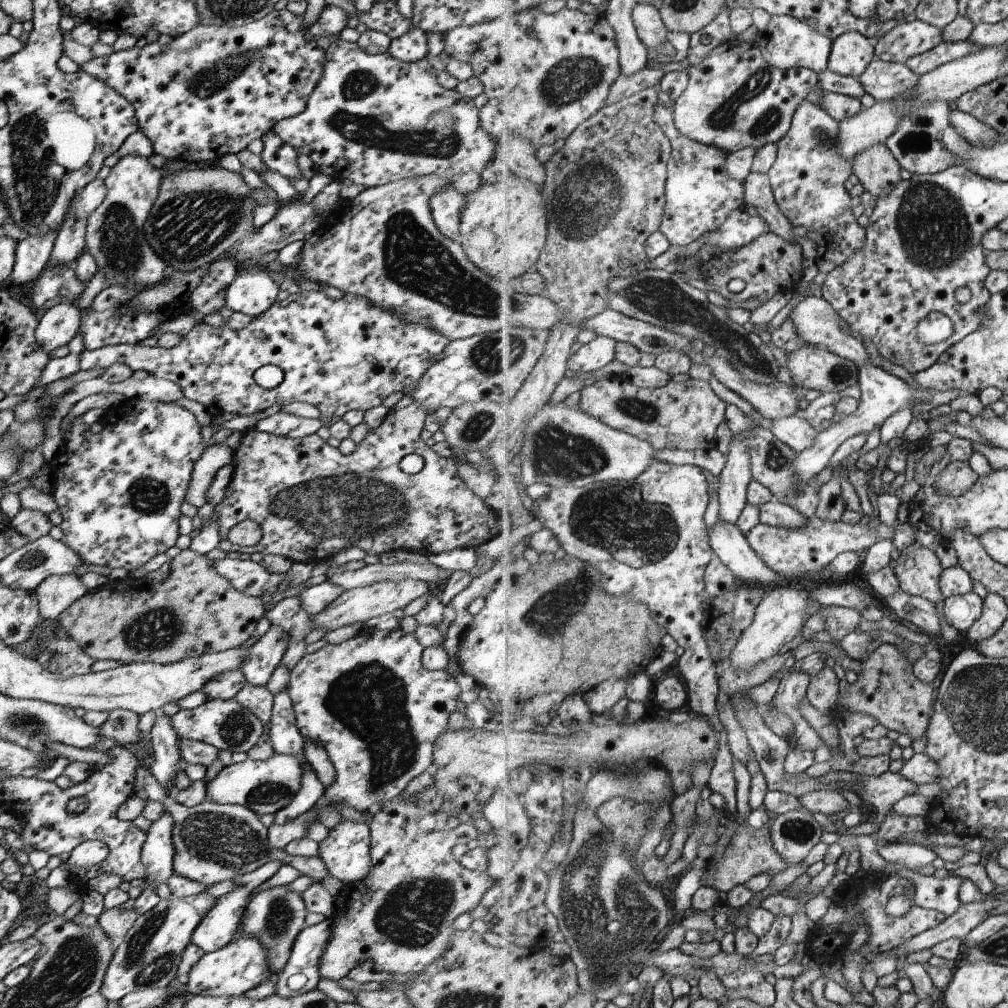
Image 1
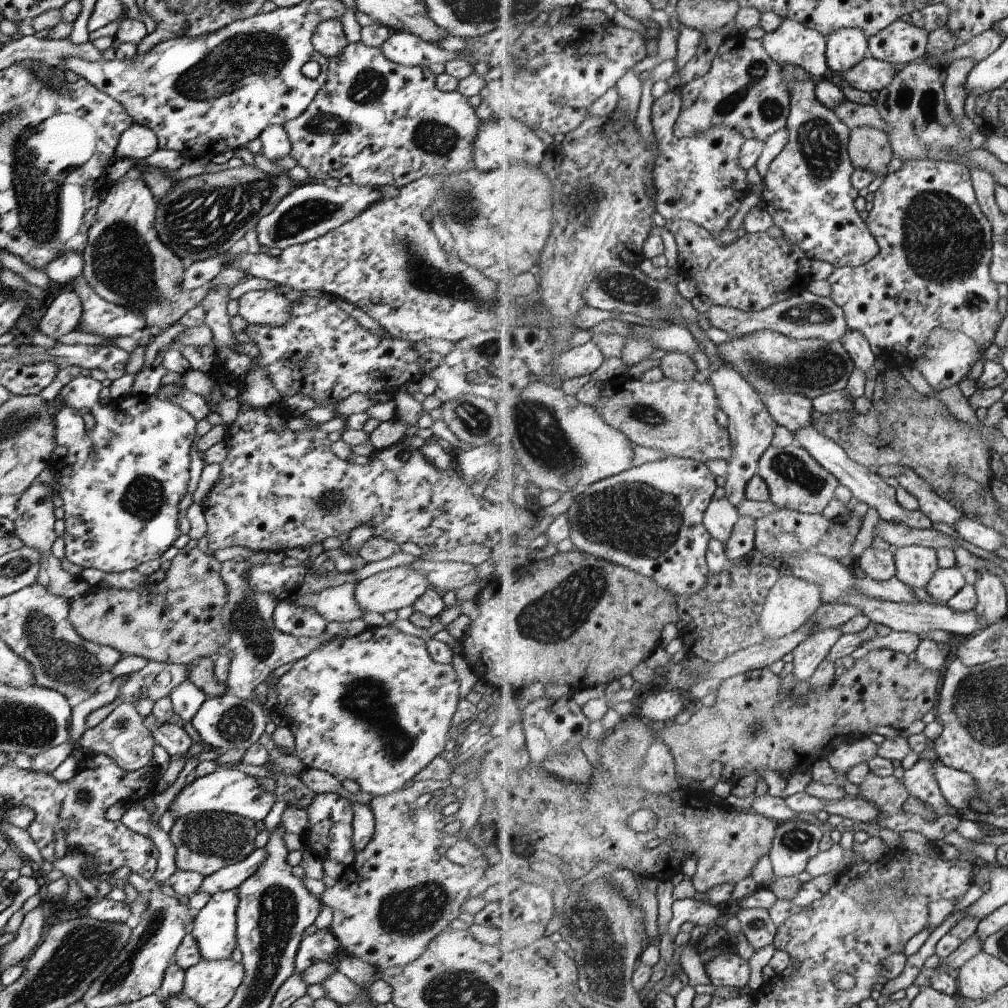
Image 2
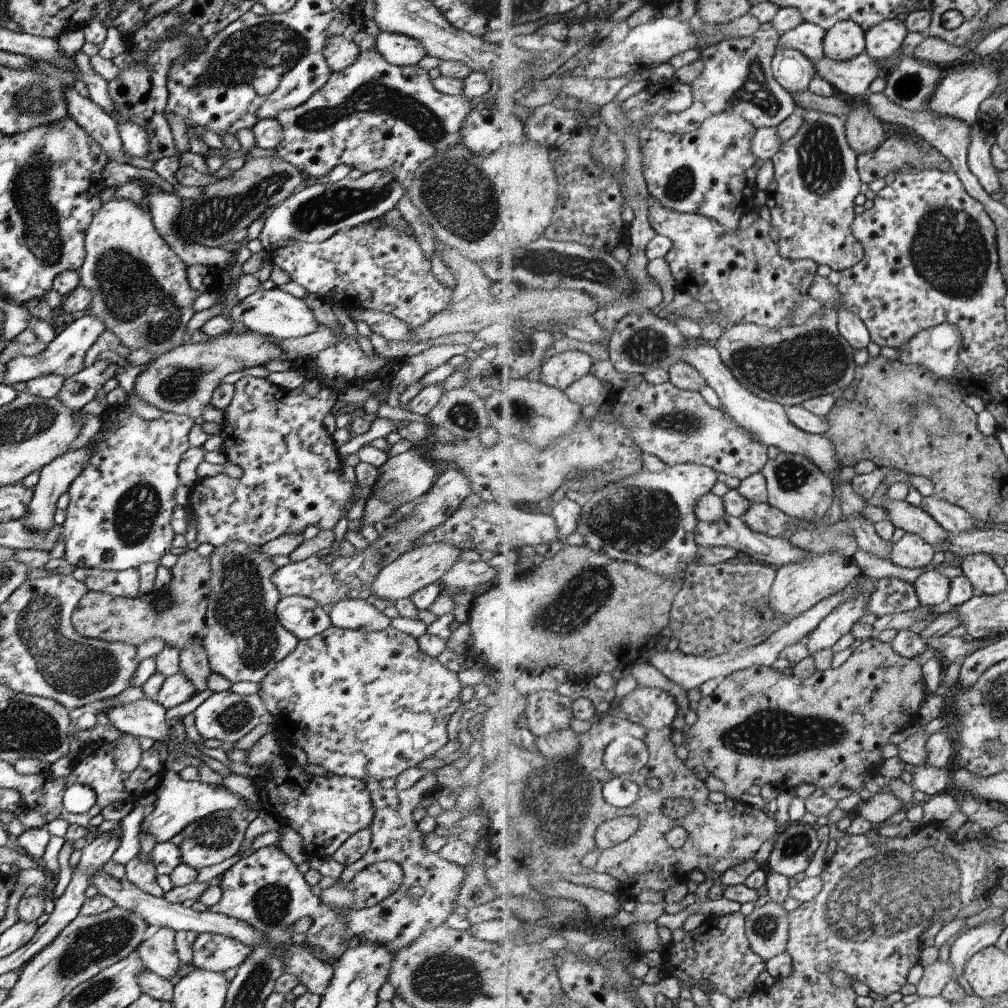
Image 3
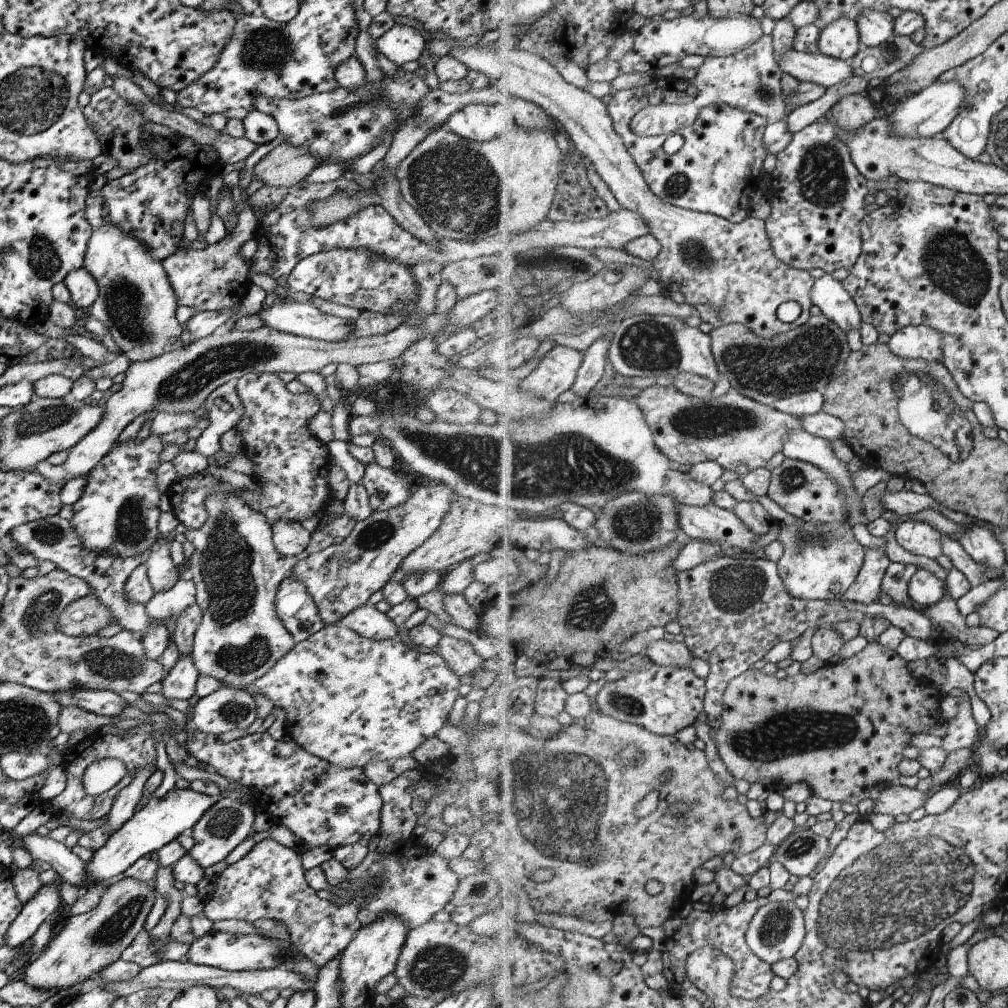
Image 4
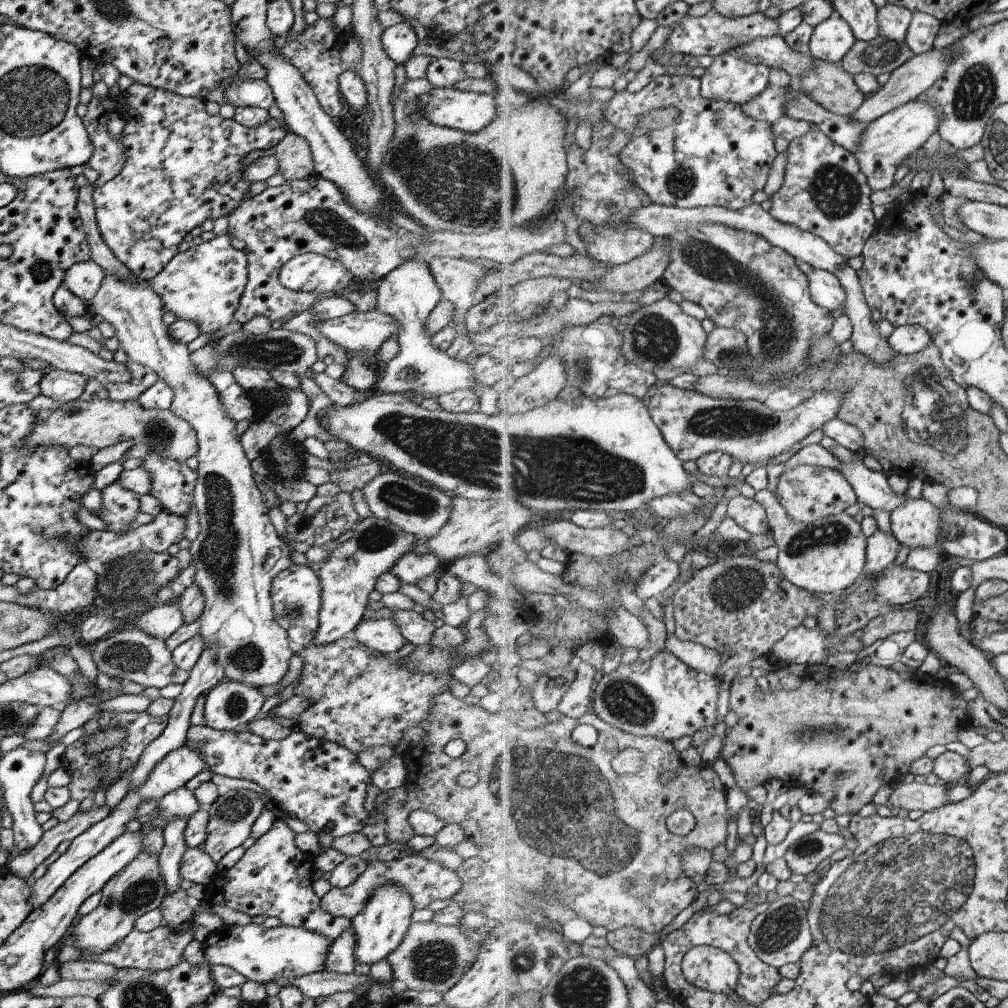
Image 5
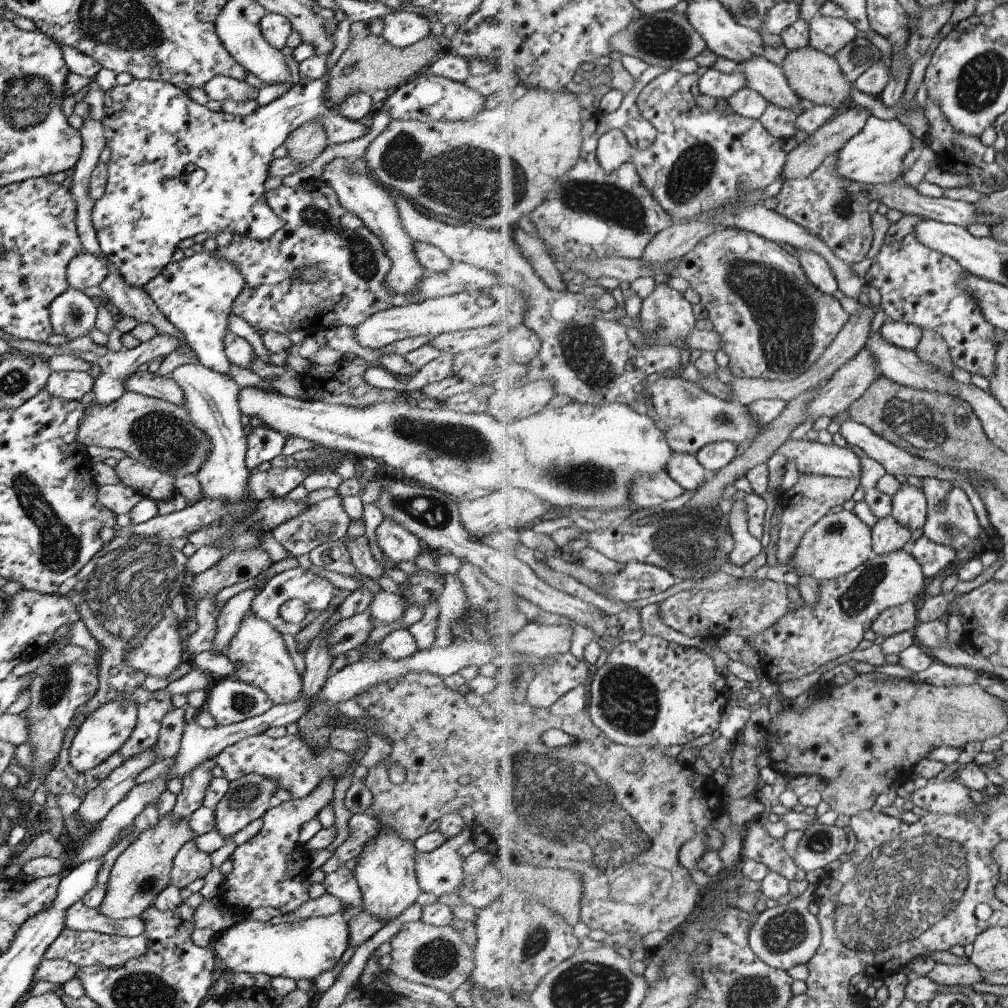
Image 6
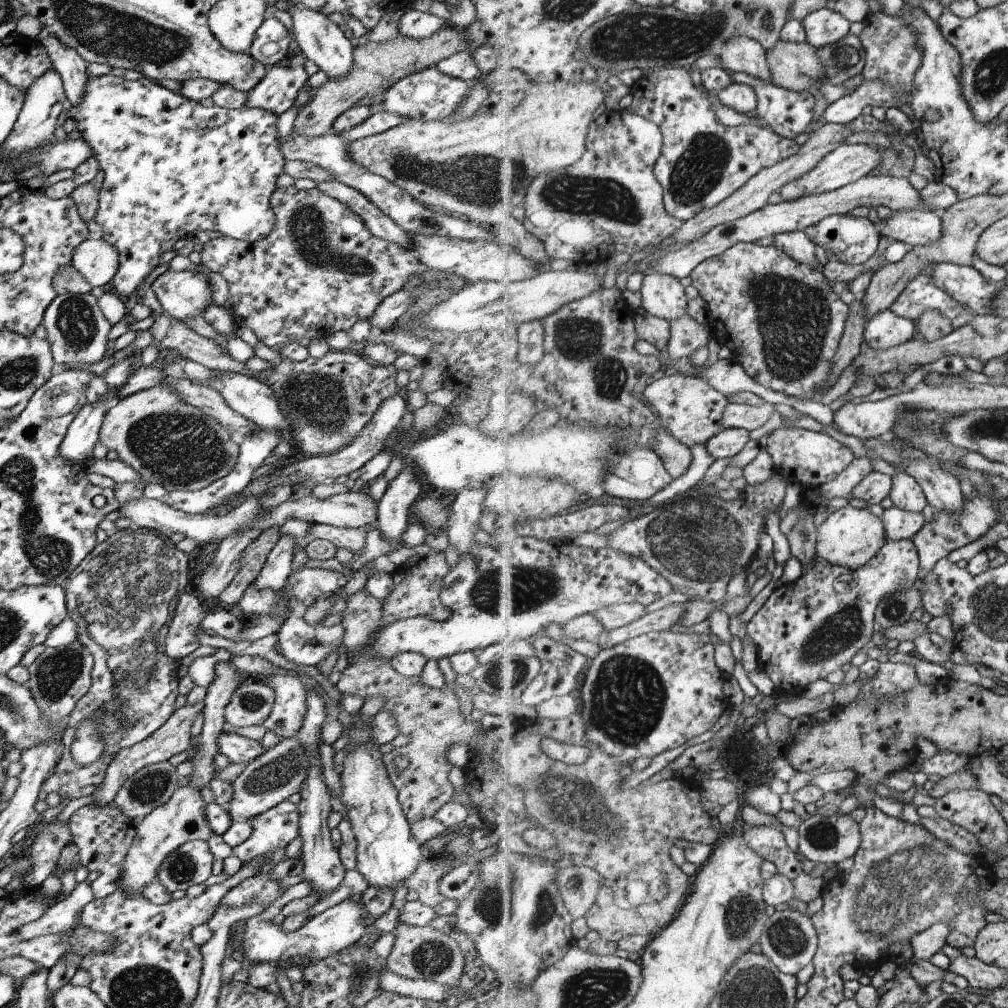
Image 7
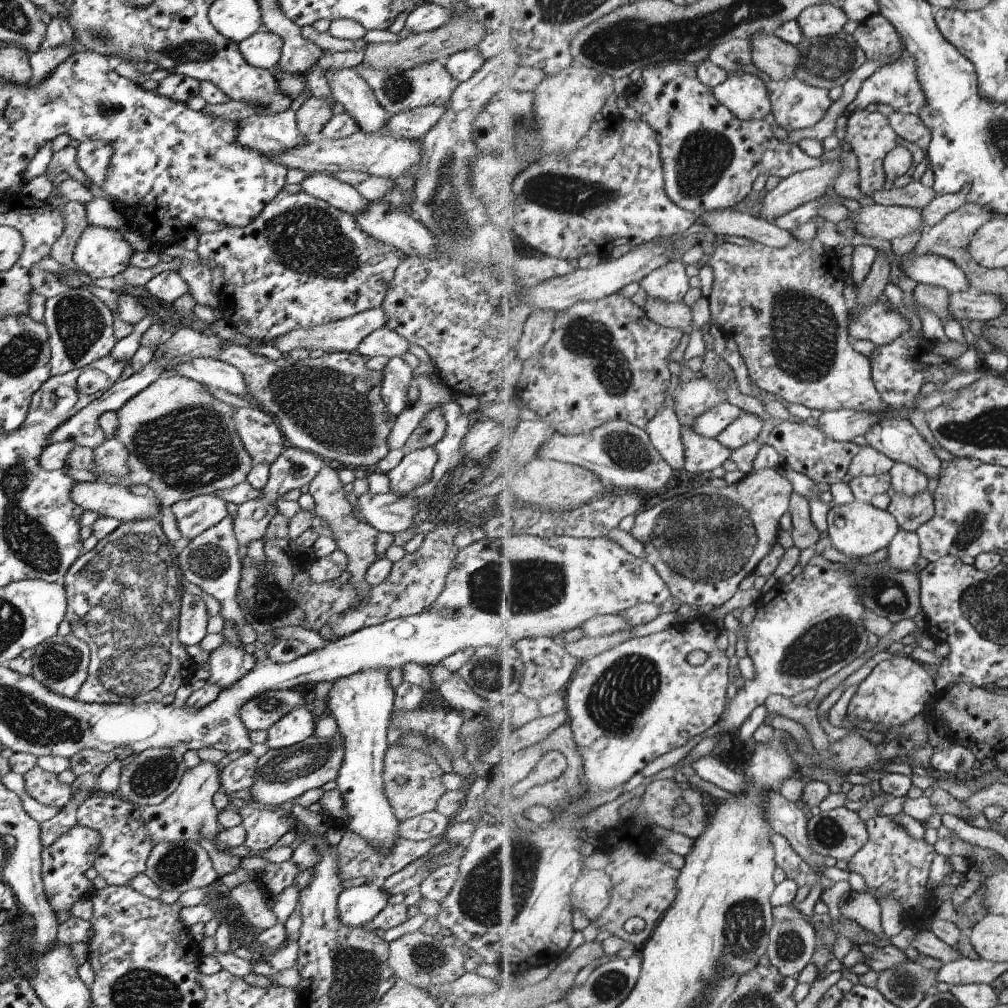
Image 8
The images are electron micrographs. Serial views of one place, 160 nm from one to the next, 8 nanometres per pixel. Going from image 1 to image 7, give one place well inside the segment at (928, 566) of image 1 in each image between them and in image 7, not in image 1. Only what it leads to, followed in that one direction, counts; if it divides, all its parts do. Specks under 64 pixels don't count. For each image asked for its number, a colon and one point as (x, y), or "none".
2: (915, 565)
3: (911, 550)
4: (920, 538)
5: (916, 523)
6: (910, 508)
7: (906, 492)

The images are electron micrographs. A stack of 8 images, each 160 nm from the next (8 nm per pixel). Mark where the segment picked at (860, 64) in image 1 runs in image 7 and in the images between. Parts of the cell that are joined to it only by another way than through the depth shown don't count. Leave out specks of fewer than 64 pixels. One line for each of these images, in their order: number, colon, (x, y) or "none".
2: (848, 46)
3: (844, 40)
4: (841, 39)
5: (832, 40)
6: (828, 34)
7: (826, 26)

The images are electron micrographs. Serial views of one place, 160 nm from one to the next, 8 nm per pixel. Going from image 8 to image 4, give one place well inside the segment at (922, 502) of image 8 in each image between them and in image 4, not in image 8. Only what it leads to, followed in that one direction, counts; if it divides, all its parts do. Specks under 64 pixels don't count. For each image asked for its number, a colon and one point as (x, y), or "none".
4: (866, 589)
5: (882, 547)
6: (889, 535)
7: (901, 524)

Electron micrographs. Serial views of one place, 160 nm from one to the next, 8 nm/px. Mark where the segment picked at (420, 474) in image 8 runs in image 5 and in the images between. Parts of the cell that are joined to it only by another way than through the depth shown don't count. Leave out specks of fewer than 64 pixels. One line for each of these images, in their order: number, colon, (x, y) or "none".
5: (418, 561)
6: (396, 544)
7: (402, 491)

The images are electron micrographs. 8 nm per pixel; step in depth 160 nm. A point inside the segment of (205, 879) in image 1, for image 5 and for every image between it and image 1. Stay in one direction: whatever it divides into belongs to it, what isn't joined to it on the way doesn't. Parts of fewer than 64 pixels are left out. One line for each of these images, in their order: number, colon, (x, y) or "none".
2: (204, 842)
3: (209, 840)
4: (227, 822)
5: (231, 815)

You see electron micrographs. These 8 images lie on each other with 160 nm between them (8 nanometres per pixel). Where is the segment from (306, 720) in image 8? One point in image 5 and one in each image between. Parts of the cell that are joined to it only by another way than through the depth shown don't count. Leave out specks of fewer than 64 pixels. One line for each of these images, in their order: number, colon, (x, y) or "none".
5: (236, 553)
6: (258, 655)
7: (289, 708)

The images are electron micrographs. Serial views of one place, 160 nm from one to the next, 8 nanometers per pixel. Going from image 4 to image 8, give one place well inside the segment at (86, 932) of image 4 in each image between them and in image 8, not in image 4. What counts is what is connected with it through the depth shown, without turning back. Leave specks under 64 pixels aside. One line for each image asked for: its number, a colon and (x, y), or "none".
5: (137, 888)
6: (140, 871)
7: (181, 819)
8: (187, 813)

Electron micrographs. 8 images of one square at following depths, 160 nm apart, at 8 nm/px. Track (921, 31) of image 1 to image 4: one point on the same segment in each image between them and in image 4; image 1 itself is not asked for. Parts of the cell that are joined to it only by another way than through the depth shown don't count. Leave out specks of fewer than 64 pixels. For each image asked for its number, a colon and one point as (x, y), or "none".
2: (902, 42)
3: (883, 39)
4: (875, 27)

